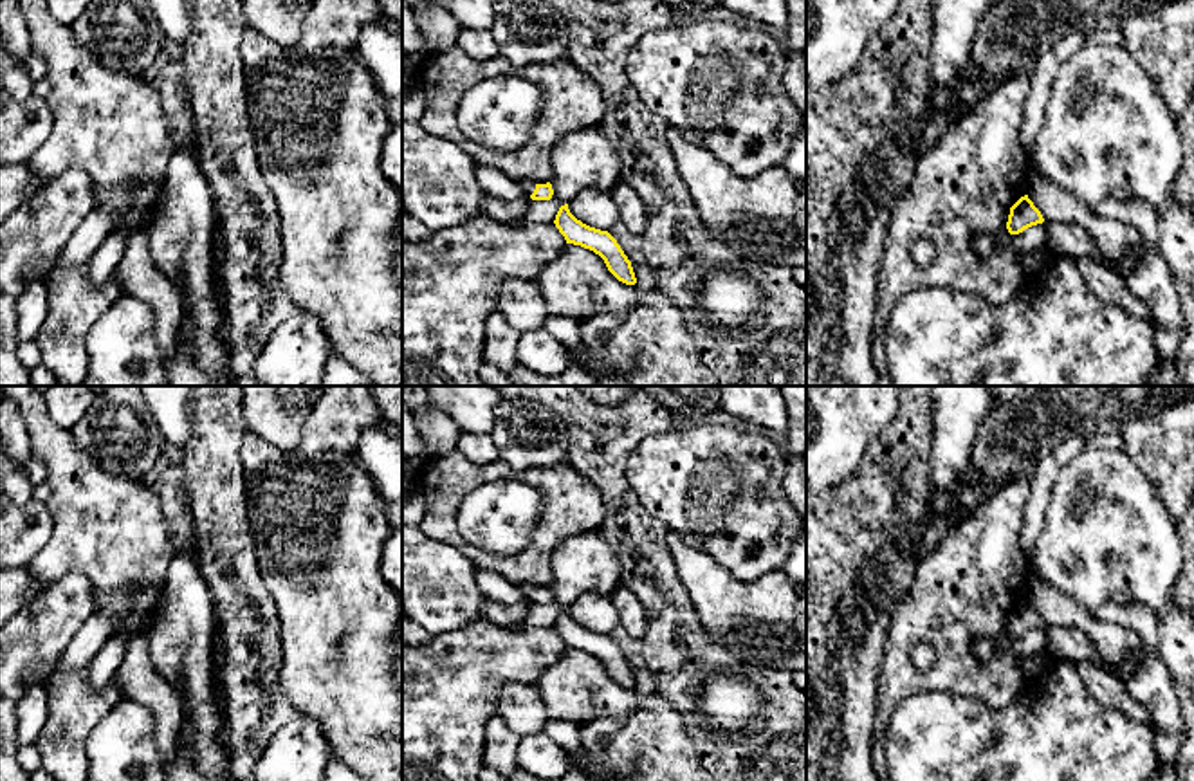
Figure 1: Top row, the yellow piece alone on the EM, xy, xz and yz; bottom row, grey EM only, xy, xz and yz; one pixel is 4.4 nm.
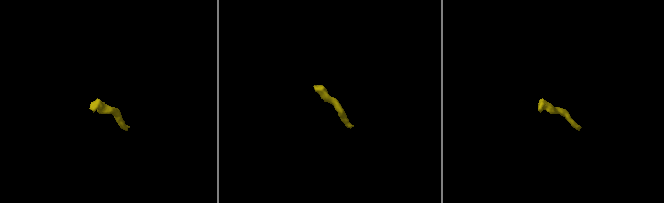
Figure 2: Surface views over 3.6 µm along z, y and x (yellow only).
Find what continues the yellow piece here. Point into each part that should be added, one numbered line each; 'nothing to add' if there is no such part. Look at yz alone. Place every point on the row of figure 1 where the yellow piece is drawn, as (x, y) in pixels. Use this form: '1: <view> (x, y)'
nothing to add

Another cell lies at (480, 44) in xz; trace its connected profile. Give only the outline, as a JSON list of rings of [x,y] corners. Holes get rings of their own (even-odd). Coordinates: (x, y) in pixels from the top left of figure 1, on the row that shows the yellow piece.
[[[462,27],[456,36],[456,47],[476,61],[489,61],[500,56],[492,31]]]

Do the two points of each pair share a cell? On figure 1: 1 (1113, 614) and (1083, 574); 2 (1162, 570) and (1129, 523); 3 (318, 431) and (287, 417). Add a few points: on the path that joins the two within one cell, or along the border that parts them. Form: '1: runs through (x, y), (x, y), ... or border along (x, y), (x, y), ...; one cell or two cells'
1: border along (1108, 599), (1092, 610); two cells
2: runs through (1151, 560), (1129, 534); one cell
3: border along (316, 404), (303, 424), (302, 441), (293, 453); two cells

